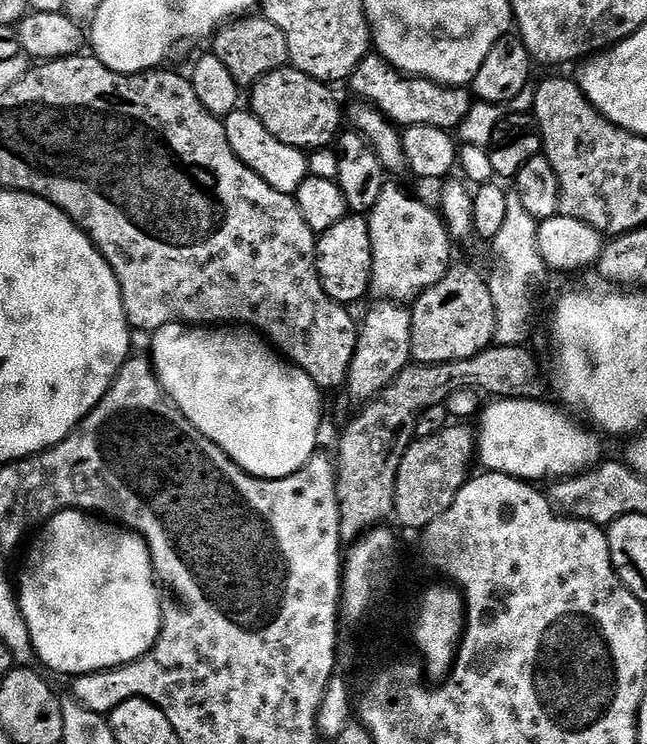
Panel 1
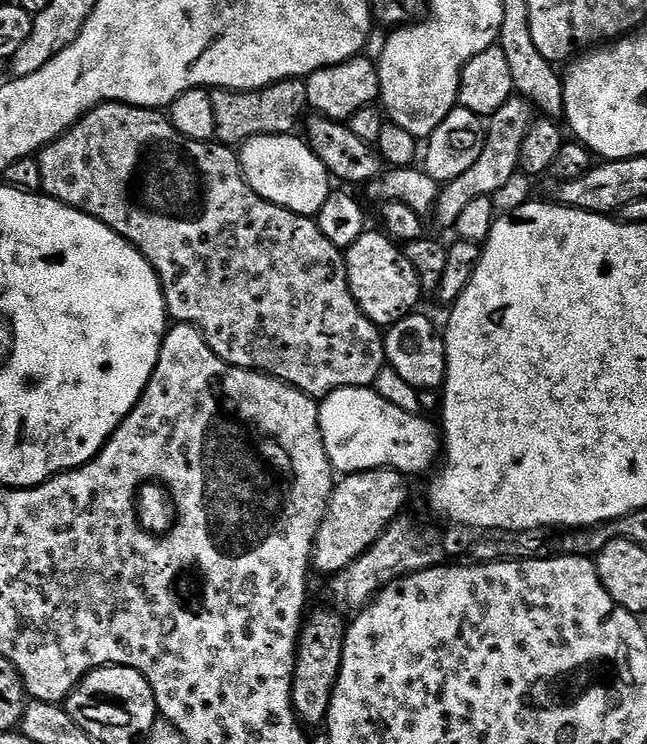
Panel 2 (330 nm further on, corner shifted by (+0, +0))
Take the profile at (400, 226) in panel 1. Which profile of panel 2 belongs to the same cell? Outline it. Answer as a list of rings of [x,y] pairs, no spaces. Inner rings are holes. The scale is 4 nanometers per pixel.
[[[514,94],[487,121],[484,147],[475,153],[476,161],[468,169],[465,167],[463,171],[456,174],[461,176],[454,177],[448,185],[445,183],[441,187],[440,197],[436,200],[434,217],[436,216],[437,222],[442,227],[448,230],[455,229],[458,214],[462,214],[462,209],[470,202],[474,202],[474,198],[493,197],[506,182],[510,181],[510,178],[520,172],[522,142],[526,138],[526,130],[530,130],[533,119],[532,103],[525,100],[523,96]]]

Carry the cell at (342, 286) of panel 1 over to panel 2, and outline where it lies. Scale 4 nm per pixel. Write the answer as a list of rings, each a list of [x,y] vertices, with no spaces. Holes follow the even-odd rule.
[[[365,230],[358,242],[346,249],[344,264],[348,267],[350,290],[358,306],[377,326],[391,326],[406,318],[422,297],[416,268],[410,266],[403,251],[383,231]]]

